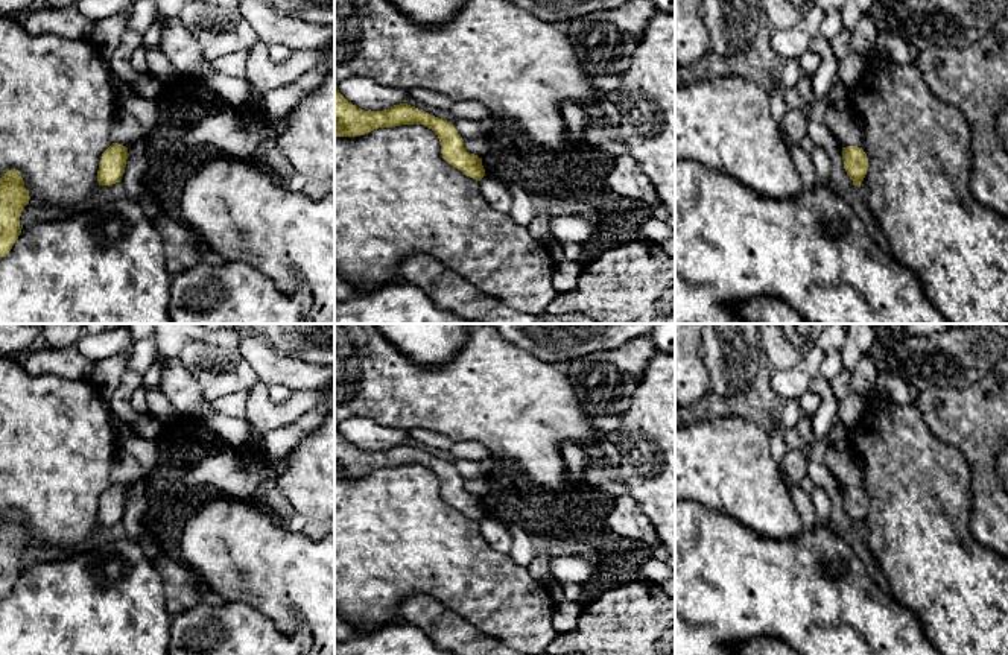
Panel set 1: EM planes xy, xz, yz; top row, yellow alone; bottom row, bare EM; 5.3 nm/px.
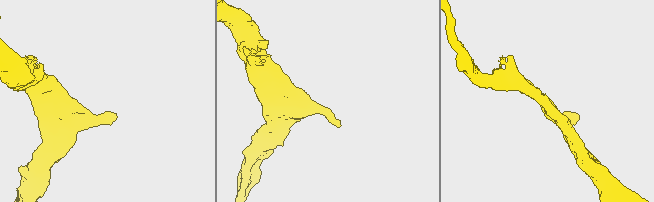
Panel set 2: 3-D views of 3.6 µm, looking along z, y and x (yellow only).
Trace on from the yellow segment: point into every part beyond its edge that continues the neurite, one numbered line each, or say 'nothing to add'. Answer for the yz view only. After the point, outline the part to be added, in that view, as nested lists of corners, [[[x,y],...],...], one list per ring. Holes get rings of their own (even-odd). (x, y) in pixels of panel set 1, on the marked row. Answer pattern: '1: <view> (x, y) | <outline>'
nothing to add

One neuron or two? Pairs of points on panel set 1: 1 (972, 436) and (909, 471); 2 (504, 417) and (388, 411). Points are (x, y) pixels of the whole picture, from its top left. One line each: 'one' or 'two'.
1: two
2: one

